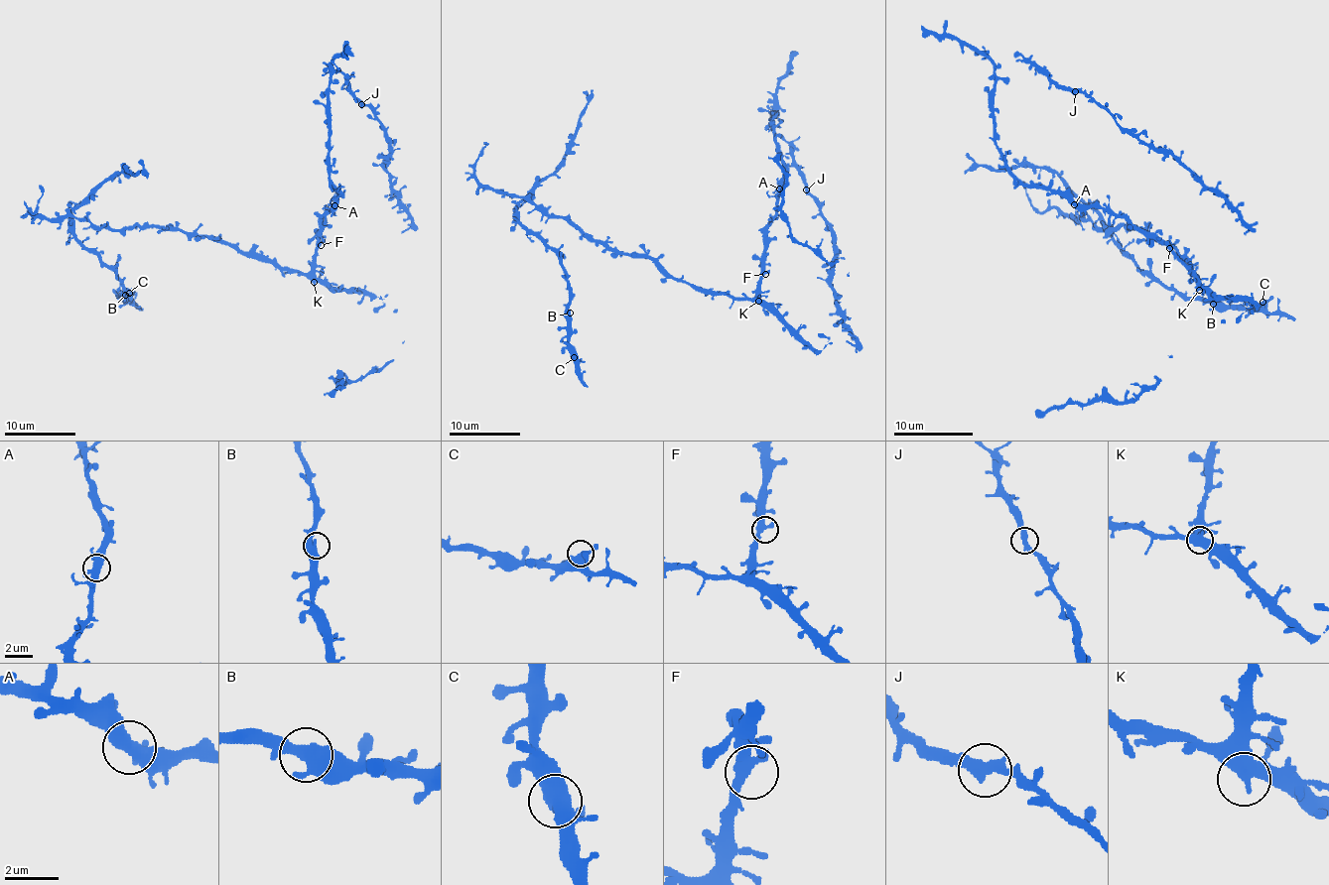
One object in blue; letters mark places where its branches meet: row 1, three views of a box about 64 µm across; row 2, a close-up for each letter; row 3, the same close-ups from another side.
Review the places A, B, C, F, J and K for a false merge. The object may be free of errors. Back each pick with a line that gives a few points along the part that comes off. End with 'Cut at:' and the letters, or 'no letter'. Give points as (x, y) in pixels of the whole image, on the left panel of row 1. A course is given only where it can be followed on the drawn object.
Cut at: no letter

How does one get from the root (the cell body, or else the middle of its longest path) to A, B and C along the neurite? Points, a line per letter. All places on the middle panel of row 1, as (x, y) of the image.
A: (761, 272), (763, 236), (775, 213), (779, 189)
B: (761, 272), (752, 299), (703, 292), (513, 195), (515, 217), (567, 274), (570, 313)
C: (761, 272), (752, 299), (703, 292), (513, 195), (515, 217), (567, 274), (574, 357)

